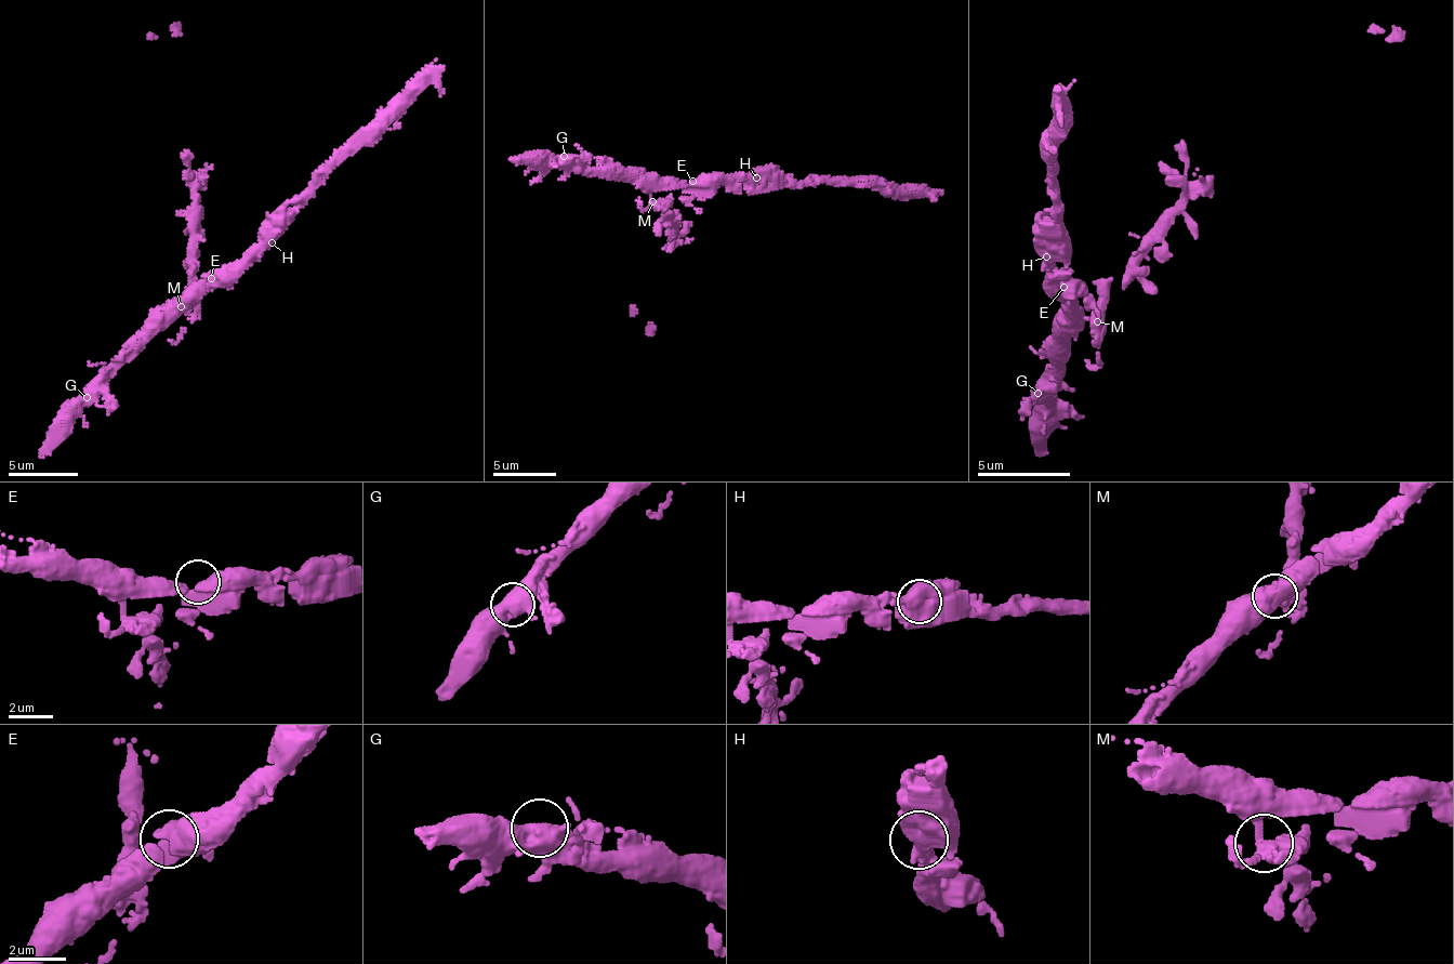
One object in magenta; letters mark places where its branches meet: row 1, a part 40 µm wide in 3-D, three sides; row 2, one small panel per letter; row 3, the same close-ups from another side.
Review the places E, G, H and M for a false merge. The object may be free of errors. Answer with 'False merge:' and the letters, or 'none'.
False merge: M

